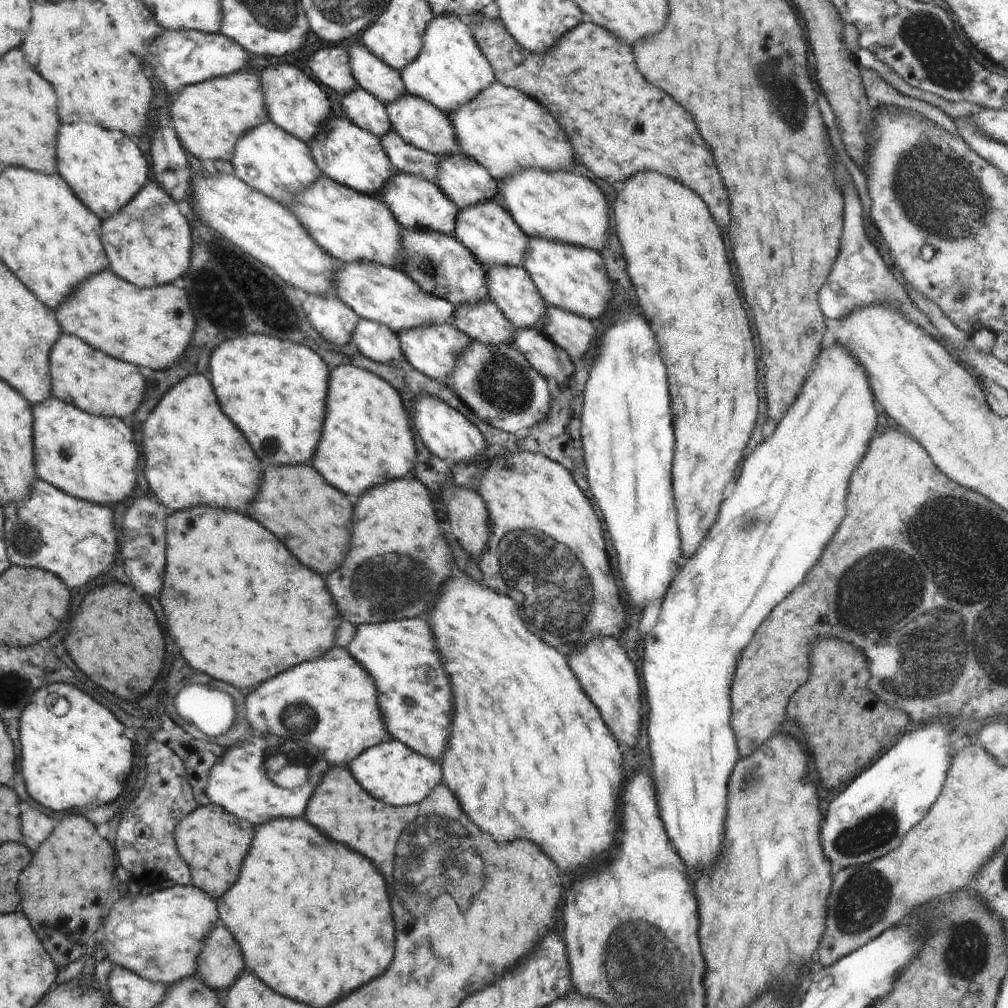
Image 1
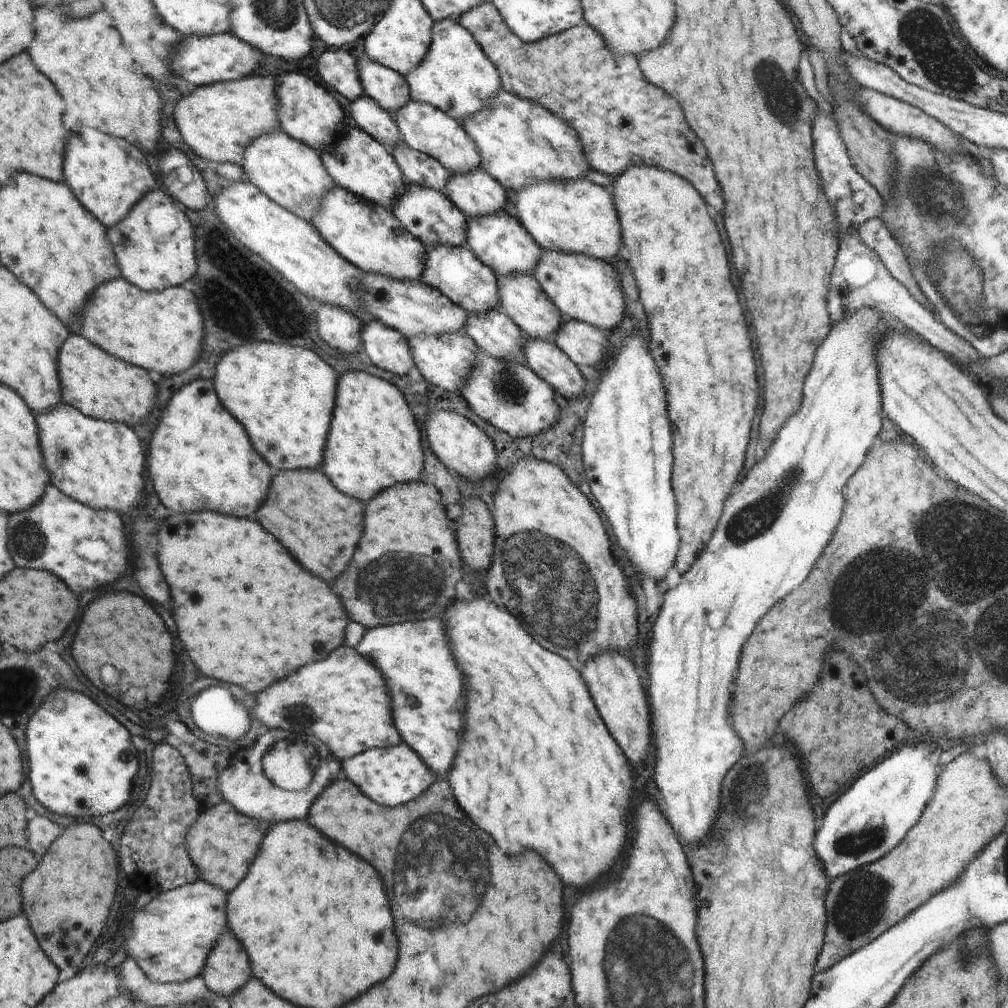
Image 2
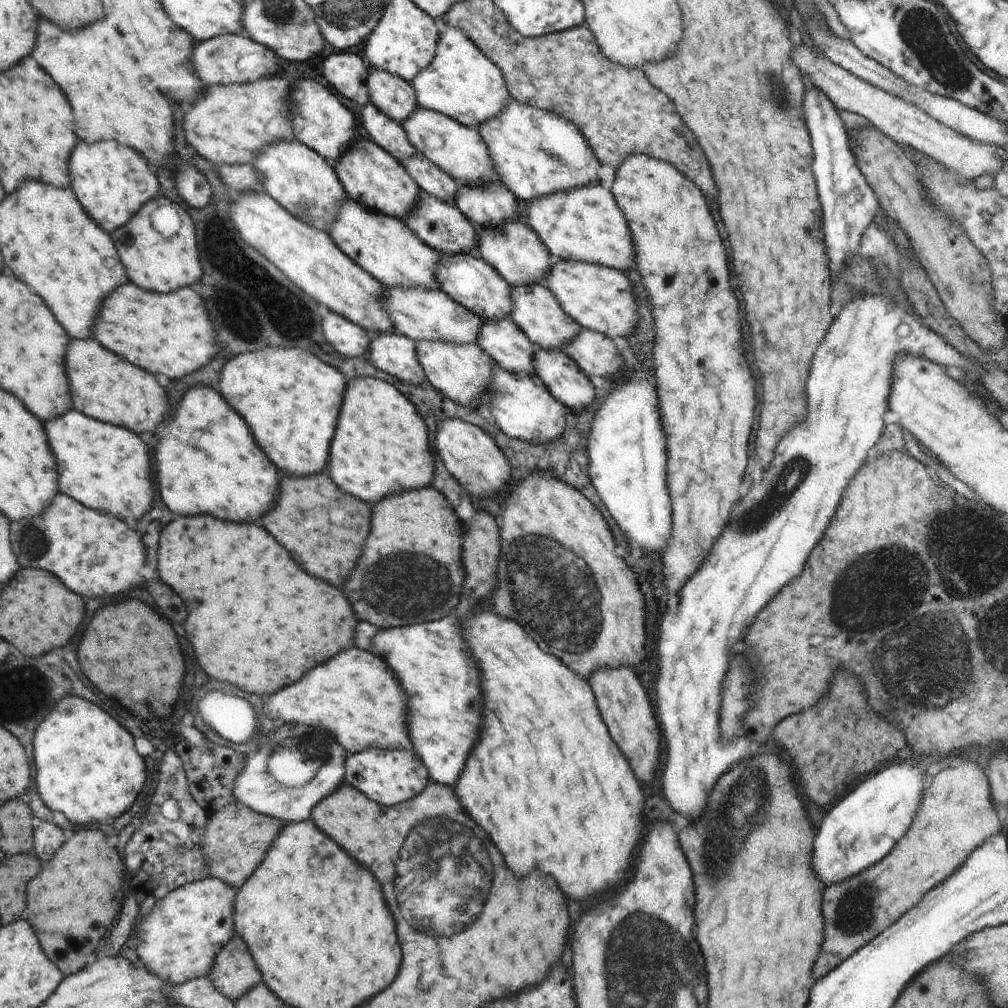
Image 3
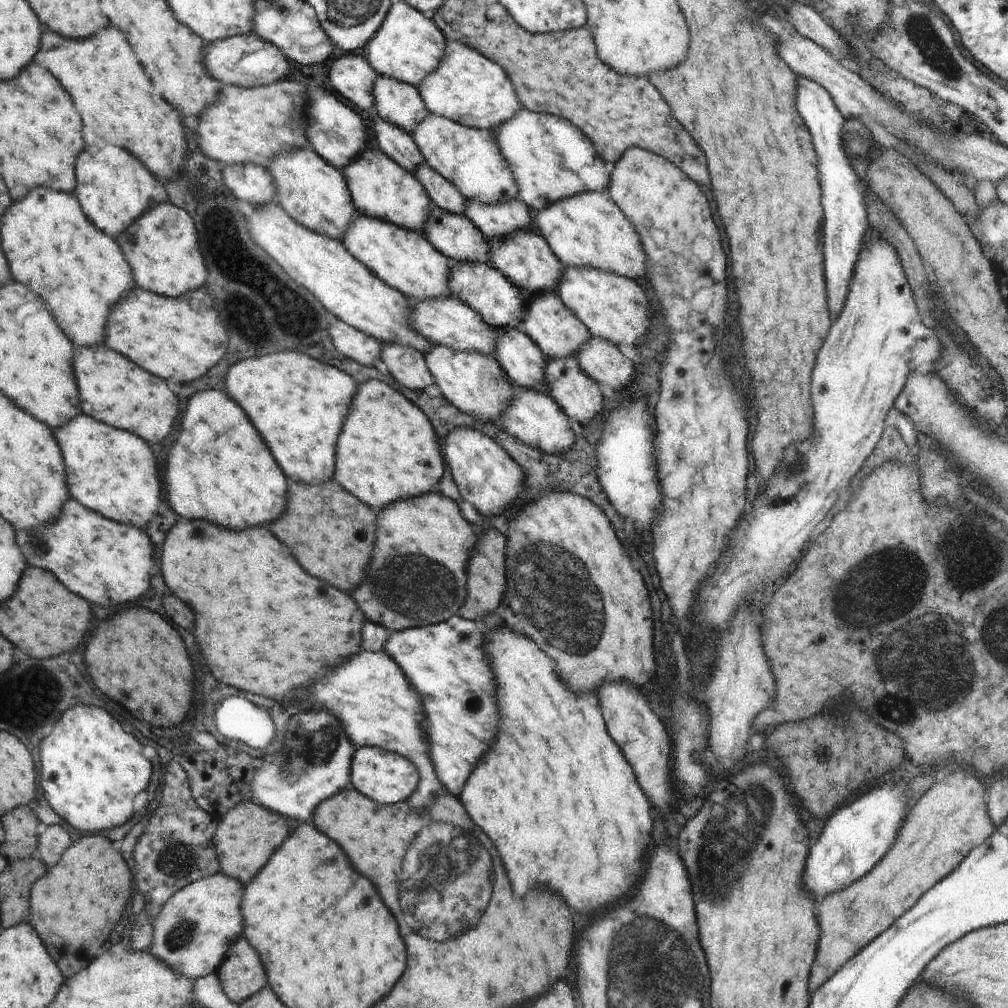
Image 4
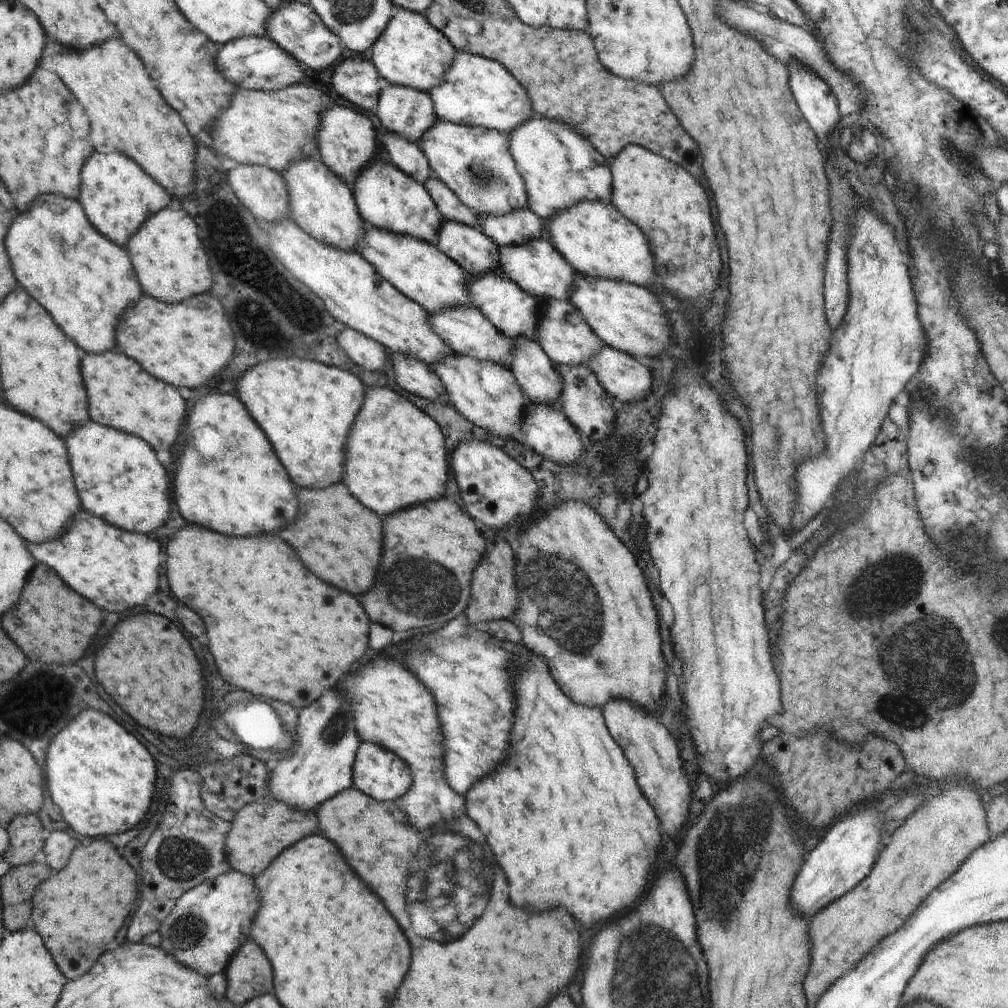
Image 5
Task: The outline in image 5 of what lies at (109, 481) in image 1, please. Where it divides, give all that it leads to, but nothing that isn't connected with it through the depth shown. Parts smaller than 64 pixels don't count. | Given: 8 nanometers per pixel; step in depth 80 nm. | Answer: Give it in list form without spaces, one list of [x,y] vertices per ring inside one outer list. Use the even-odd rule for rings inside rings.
[[[92,420],[82,426],[74,428],[71,435],[63,438],[67,444],[67,454],[70,457],[71,472],[74,474],[75,486],[79,492],[82,509],[100,516],[108,524],[117,528],[124,528],[128,532],[150,535],[156,532],[170,516],[170,480],[162,464],[156,460],[154,450],[146,444],[146,441],[118,432],[114,428],[104,428]]]

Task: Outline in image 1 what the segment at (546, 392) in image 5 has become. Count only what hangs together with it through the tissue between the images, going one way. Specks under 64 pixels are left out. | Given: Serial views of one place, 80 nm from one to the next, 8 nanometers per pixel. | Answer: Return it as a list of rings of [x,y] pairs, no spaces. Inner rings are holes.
[[[492,302],[460,305],[454,308],[453,325],[472,340],[485,345],[512,344],[517,328]]]

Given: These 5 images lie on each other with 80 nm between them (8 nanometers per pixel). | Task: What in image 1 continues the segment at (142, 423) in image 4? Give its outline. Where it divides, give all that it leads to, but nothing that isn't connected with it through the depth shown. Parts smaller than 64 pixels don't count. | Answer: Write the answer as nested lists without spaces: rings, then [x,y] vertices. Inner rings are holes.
[[[63,333],[51,349],[51,394],[96,416],[131,418],[144,398],[144,378],[134,364],[120,362],[107,353],[93,349],[80,337]]]

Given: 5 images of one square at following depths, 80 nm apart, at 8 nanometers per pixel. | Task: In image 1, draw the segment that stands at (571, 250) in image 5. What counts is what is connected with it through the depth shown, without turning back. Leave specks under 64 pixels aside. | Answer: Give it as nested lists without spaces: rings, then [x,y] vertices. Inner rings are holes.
[[[528,169],[521,173],[513,173],[507,181],[498,182],[497,196],[494,201],[500,202],[509,212],[513,221],[529,237],[548,239],[552,242],[566,243],[577,247],[584,247],[602,254],[608,246],[610,236],[610,208],[600,188],[588,177],[576,176],[568,171],[543,171]]]

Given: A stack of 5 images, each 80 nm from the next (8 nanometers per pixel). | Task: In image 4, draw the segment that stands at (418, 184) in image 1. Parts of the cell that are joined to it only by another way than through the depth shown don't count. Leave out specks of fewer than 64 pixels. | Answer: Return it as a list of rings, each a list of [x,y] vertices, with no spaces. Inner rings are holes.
[[[434,207],[424,235],[445,257],[454,262],[489,263],[489,240],[464,215]]]

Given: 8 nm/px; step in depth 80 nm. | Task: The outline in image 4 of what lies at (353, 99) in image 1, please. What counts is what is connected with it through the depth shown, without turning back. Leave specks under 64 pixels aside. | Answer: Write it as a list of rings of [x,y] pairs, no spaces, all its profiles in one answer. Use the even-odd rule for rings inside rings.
[[[375,111],[372,113],[372,128],[380,150],[388,155],[396,164],[399,164],[406,172],[414,173],[415,170],[425,161],[418,146],[410,133],[402,130],[396,125],[386,122],[380,118]]]

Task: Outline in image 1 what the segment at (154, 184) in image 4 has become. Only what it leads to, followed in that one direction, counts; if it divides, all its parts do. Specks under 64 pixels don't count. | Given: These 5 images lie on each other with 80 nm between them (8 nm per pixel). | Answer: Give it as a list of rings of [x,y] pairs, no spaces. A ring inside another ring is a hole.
[[[72,124],[60,128],[60,176],[68,180],[84,204],[101,221],[122,211],[148,180],[148,164],[140,150],[122,132],[112,132],[94,124]]]

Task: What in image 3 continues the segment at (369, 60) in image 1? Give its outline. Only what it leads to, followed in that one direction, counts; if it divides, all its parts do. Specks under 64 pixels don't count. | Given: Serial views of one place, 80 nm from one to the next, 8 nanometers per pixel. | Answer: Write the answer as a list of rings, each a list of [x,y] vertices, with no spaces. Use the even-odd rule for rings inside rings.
[[[368,65],[366,79],[370,102],[402,124],[416,108],[416,91],[403,78]]]

